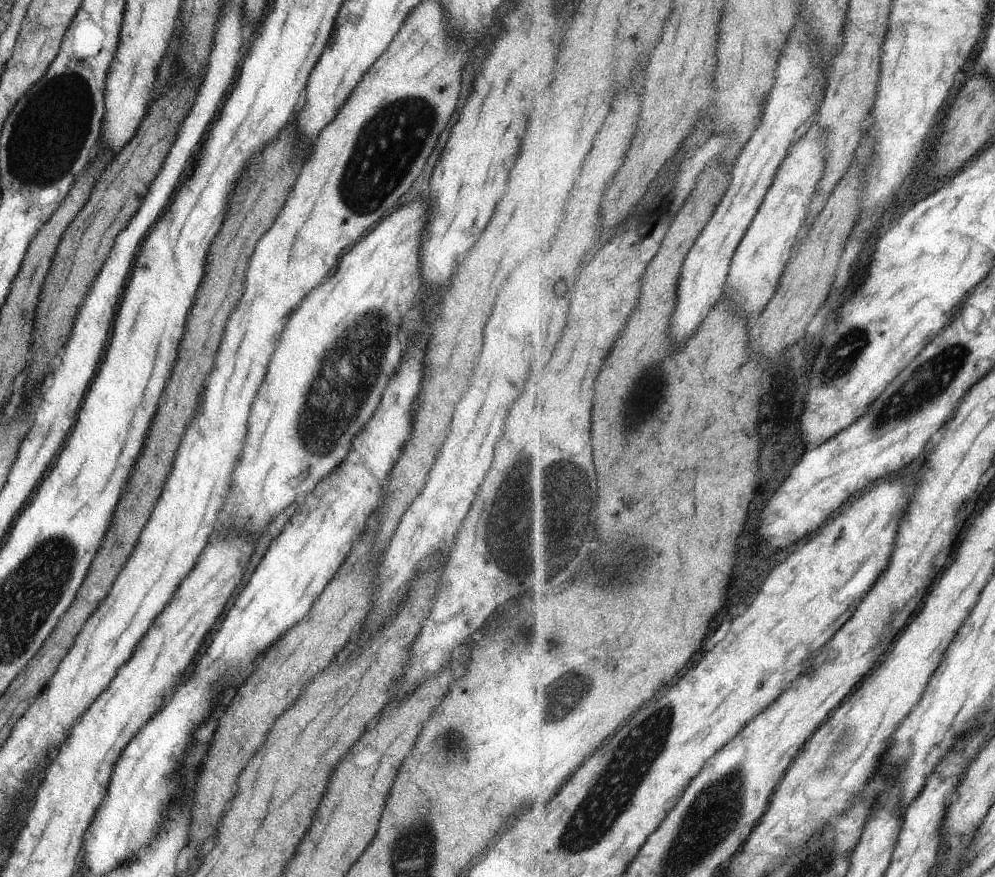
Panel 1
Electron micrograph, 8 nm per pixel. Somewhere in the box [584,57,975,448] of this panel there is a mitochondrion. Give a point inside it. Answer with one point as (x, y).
(925, 382)

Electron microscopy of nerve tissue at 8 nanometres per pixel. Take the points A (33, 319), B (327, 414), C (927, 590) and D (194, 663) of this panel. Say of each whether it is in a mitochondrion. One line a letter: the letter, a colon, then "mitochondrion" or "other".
A: other
B: mitochondrion
C: other
D: other

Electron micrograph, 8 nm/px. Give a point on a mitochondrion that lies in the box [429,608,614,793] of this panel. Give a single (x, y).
(557, 707)

